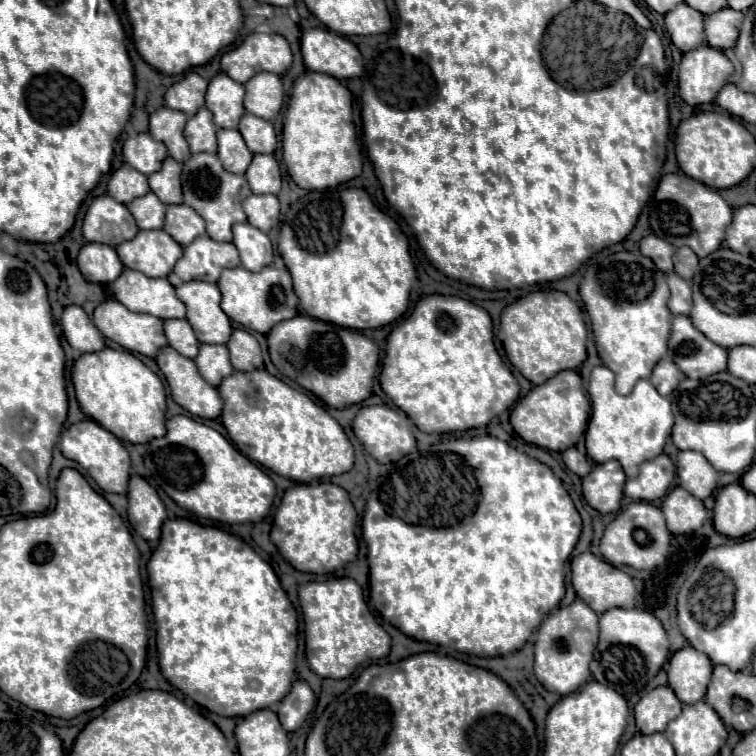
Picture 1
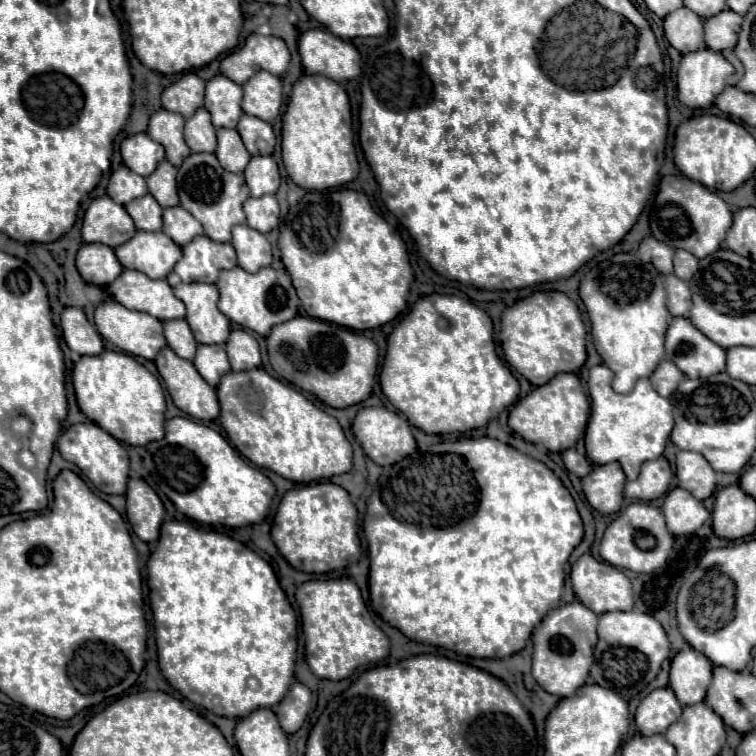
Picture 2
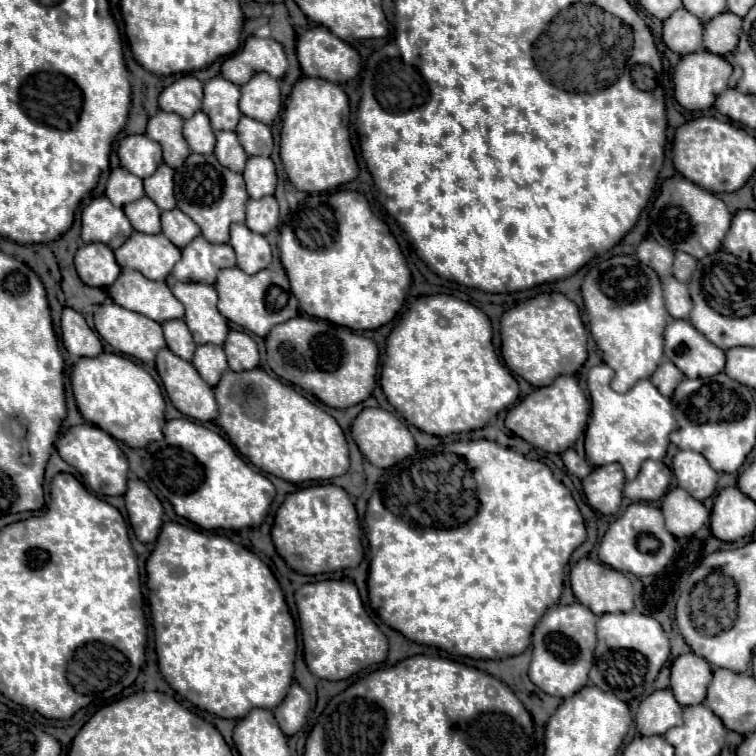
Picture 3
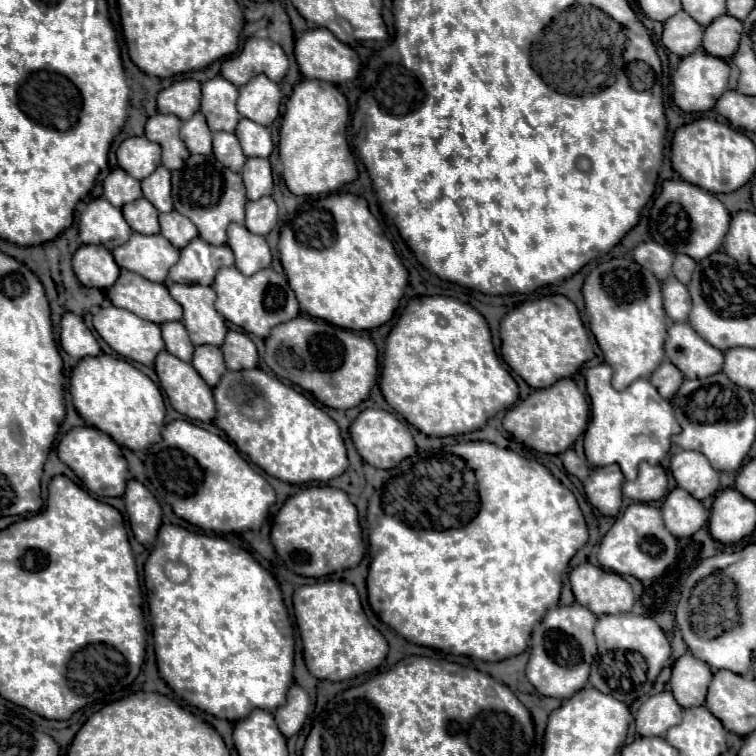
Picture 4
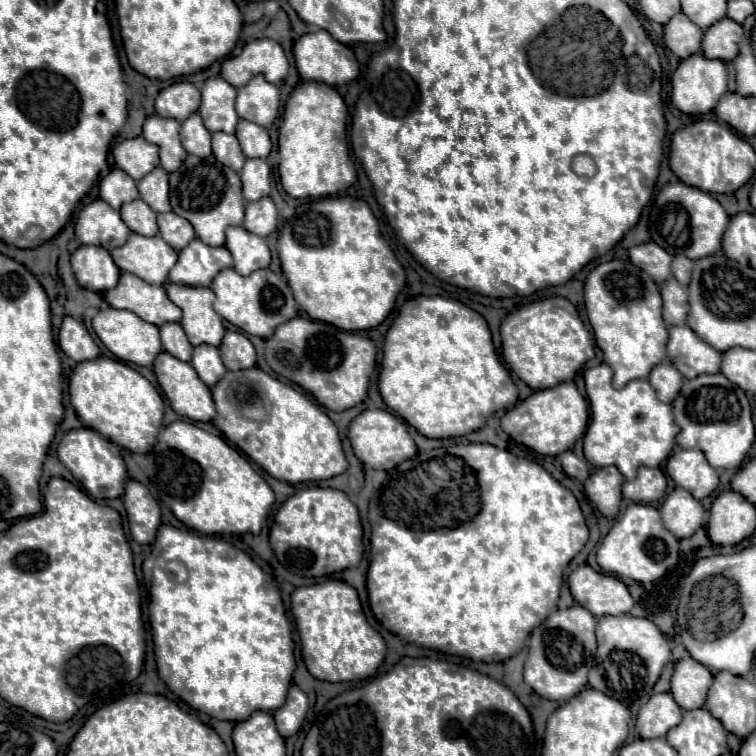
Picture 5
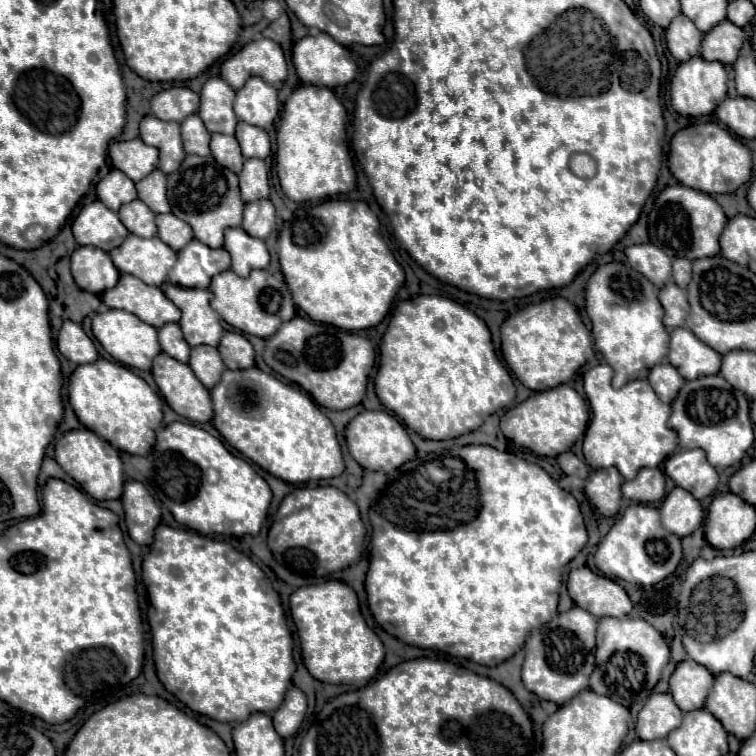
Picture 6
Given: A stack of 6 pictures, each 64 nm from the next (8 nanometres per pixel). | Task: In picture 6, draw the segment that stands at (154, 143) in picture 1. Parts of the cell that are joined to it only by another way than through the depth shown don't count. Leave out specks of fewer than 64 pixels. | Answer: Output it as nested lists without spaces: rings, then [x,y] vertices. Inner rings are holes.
[[[140,138],[128,142],[112,142],[108,148],[112,166],[122,170],[130,180],[138,182],[158,166],[158,150]]]

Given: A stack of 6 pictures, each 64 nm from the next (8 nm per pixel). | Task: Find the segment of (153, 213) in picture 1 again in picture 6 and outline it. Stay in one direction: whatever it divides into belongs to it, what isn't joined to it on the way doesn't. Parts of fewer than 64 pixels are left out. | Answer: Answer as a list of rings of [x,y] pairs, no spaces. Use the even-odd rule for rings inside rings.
[[[132,200],[130,204],[124,204],[118,210],[118,216],[130,234],[136,234],[140,238],[148,238],[156,234],[154,212],[142,200]]]

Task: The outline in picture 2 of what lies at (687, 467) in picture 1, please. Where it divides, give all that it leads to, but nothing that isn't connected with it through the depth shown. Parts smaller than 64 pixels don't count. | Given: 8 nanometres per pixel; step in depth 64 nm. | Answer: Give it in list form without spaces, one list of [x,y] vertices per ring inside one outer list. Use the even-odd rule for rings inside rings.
[[[680,450],[676,454],[676,478],[680,488],[692,492],[698,500],[706,500],[716,488],[716,472],[698,452]]]

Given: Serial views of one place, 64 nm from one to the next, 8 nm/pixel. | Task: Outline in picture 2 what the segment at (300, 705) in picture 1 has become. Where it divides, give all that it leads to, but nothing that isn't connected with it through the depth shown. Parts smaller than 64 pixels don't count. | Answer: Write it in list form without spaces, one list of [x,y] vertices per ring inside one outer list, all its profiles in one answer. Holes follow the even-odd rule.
[[[294,682],[286,698],[276,708],[276,716],[286,734],[294,734],[296,730],[300,730],[300,726],[308,716],[308,708],[310,708],[310,690],[304,684]]]

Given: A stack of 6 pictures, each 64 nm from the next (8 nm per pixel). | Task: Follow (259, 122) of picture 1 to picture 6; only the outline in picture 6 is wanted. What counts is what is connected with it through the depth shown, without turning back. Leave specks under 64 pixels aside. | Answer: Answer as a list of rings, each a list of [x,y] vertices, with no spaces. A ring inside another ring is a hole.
[[[238,122],[236,140],[242,148],[244,158],[266,158],[270,154],[270,138],[262,128],[250,126],[246,122]]]

